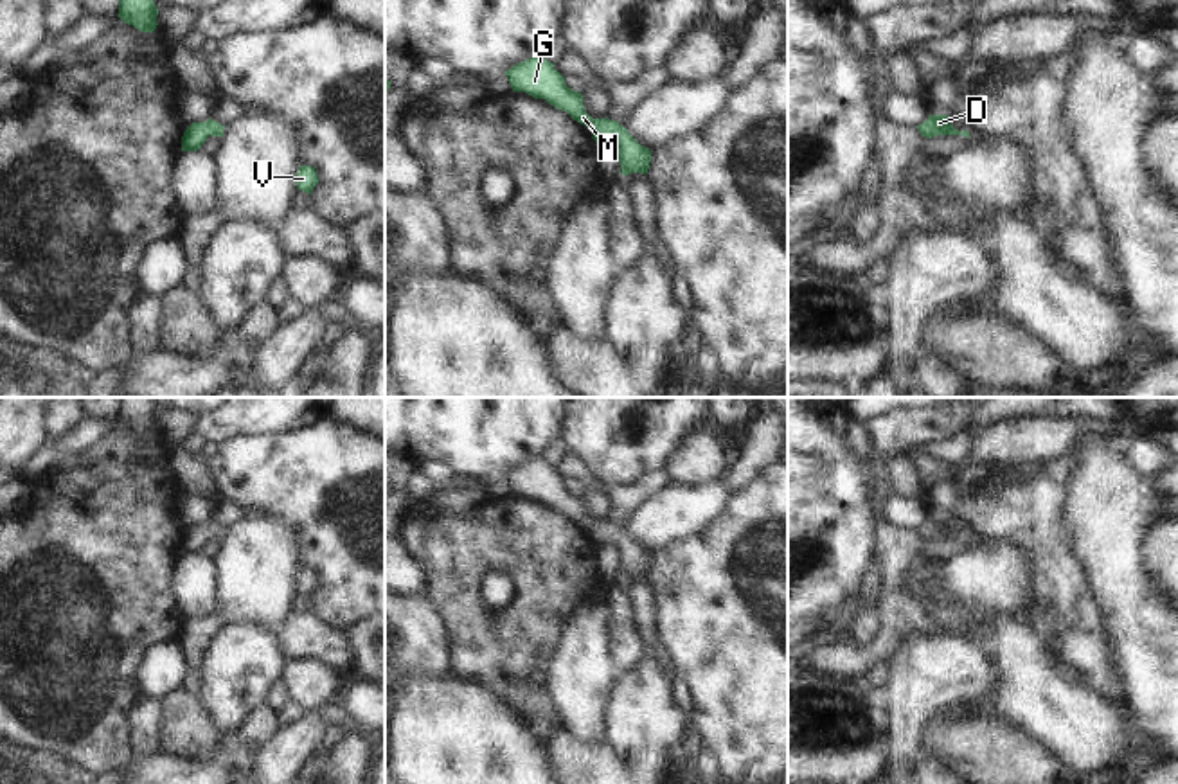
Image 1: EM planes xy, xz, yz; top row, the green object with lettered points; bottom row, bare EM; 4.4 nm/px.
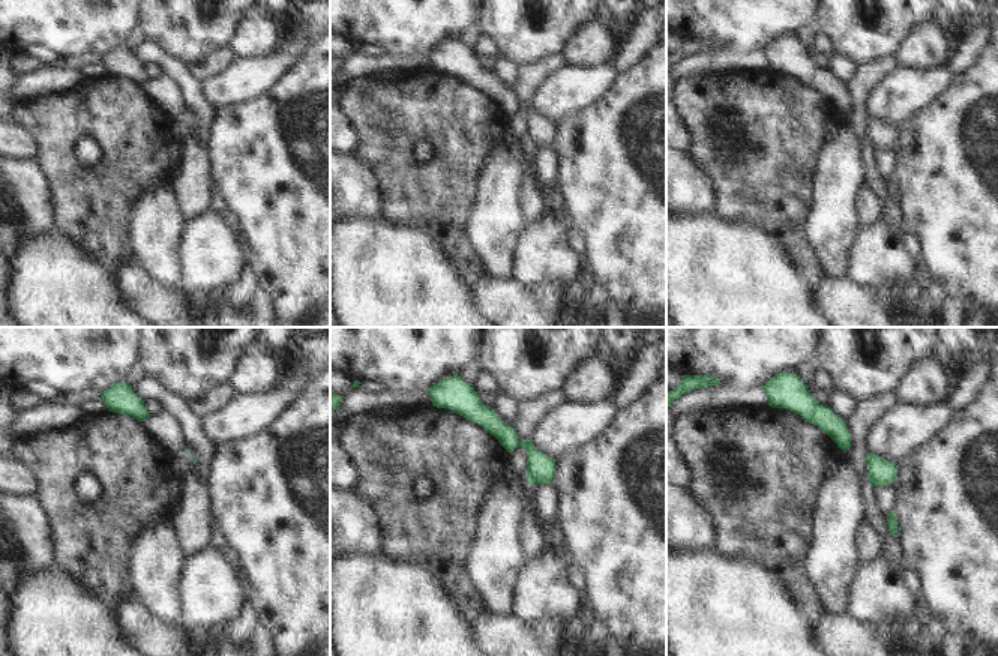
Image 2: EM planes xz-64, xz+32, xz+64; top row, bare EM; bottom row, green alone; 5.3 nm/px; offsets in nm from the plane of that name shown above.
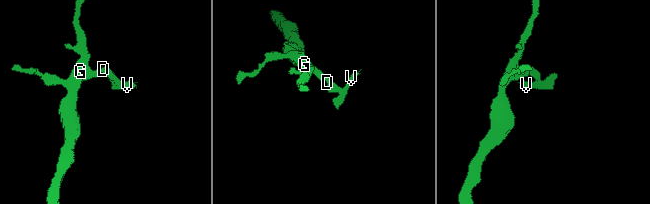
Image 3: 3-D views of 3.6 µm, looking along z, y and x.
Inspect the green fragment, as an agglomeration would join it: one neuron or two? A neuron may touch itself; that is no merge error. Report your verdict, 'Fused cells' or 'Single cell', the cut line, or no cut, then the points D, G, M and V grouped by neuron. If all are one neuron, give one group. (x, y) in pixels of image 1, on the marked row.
Single cell. No split. Groups: D G M V

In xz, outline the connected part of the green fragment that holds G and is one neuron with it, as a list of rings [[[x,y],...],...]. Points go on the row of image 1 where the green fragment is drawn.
[[[532,56],[504,72],[513,92],[525,92],[534,99],[545,99],[558,110],[567,111],[574,120],[592,131],[597,144],[613,142],[619,147],[620,174],[647,174],[651,151],[640,146],[617,120],[592,119],[583,106],[581,92],[565,85],[565,77],[554,68],[554,63],[543,56]]]

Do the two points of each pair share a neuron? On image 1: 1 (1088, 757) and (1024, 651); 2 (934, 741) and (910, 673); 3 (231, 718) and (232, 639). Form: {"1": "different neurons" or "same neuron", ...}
{"1": "same neuron", "2": "different neurons", "3": "same neuron"}

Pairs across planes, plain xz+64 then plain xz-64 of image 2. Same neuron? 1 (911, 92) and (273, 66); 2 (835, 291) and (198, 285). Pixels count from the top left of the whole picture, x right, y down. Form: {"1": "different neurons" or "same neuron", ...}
{"1": "same neuron", "2": "different neurons"}

